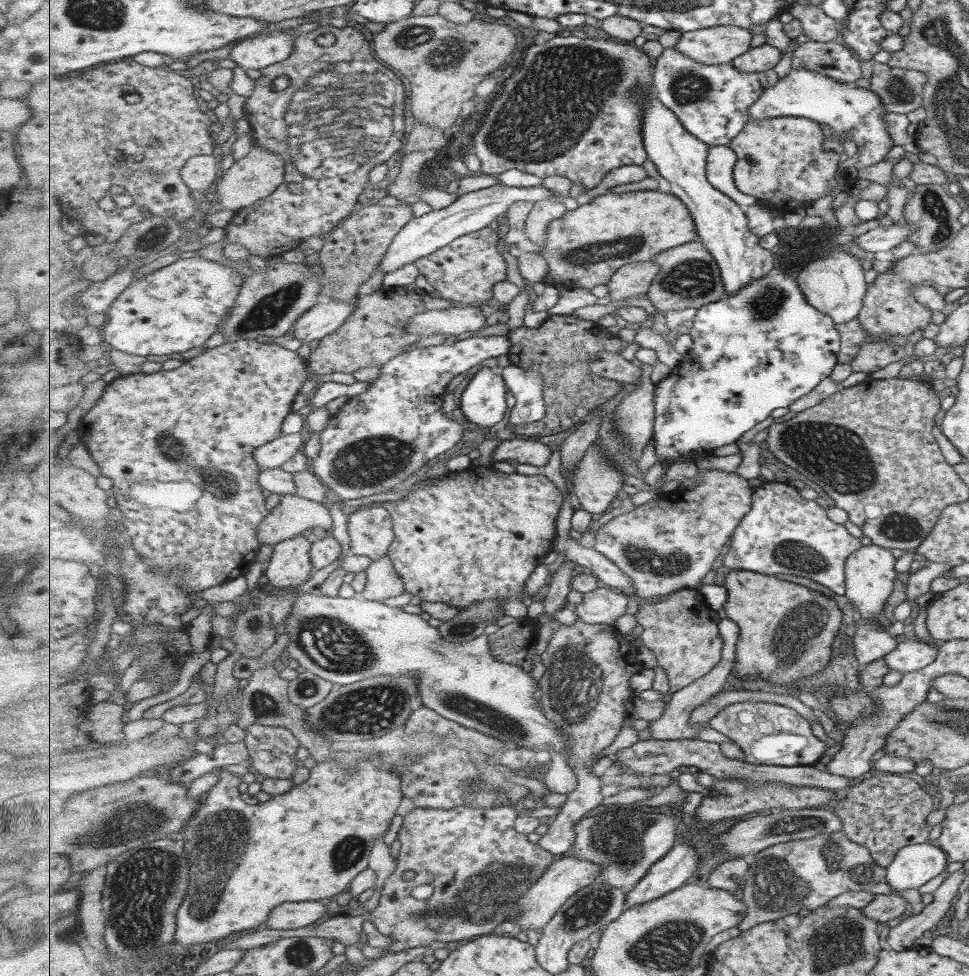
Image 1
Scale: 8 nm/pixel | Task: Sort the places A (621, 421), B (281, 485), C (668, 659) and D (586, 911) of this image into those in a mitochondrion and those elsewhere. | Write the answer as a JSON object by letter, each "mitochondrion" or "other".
{"A":"mitochondrion","B":"other","C":"other","D":"mitochondrion"}

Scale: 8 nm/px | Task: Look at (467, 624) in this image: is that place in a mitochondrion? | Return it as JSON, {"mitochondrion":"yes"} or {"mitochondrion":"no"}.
{"mitochondrion":"yes"}

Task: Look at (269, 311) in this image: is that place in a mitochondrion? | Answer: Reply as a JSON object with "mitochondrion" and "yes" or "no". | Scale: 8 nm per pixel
{"mitochondrion":"yes"}

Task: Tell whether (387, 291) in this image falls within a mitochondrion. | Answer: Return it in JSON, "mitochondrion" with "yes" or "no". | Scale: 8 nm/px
{"mitochondrion":"no"}

